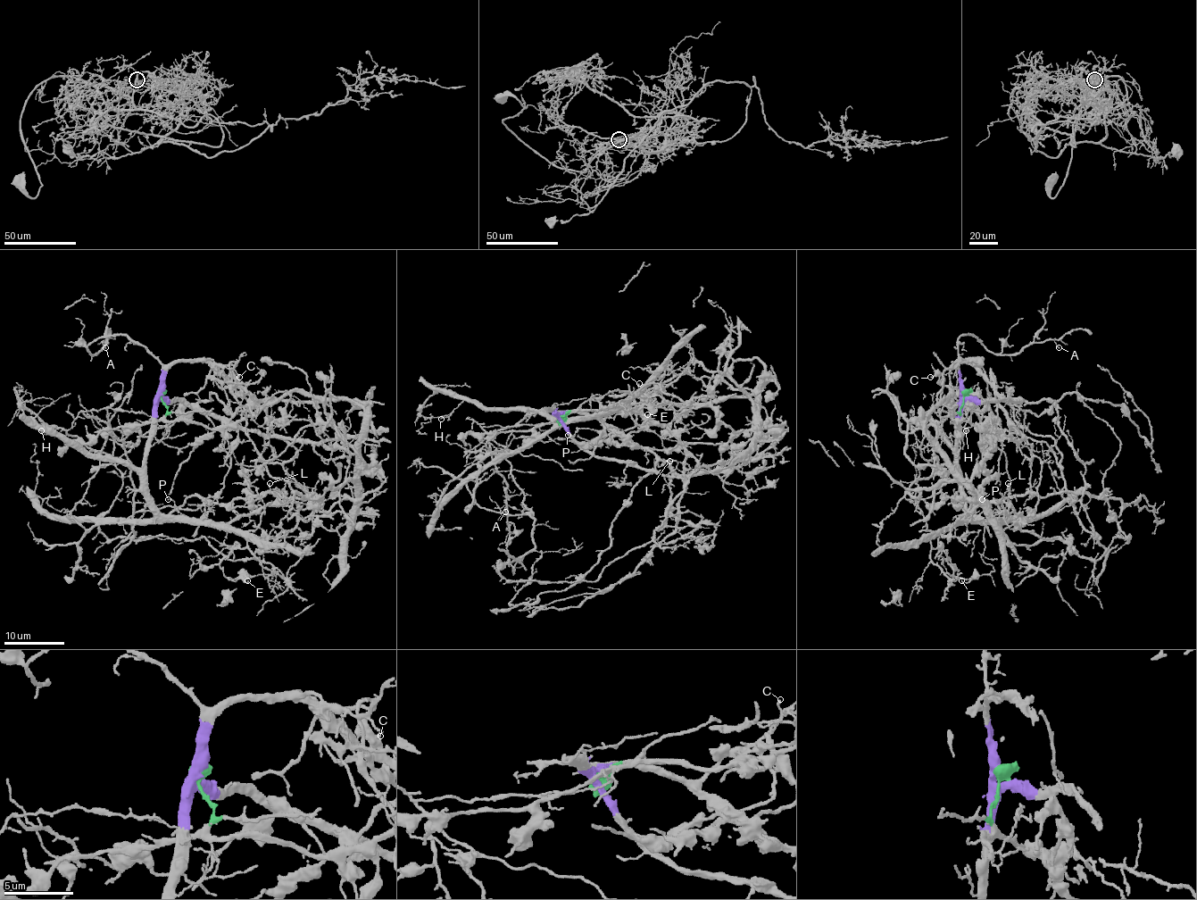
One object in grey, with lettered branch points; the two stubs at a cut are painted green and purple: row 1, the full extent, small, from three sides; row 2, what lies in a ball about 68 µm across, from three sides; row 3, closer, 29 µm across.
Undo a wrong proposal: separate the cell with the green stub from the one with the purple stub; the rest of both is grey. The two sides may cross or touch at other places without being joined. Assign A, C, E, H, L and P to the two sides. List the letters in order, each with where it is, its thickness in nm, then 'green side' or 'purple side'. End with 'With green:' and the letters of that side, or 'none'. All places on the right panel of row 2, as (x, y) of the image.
A: (1059, 347) | 130 nm | purple side
C: (930, 377) | 150 nm | purple side
E: (961, 580) | 140 nm | purple side
H: (966, 430) | 130 nm | purple side
L: (1008, 483) | 130 nm | purple side
P: (982, 499) | 70 nm | purple side
With green: none

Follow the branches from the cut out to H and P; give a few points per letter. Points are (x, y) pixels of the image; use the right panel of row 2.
H: (961, 394), (957, 468), (957, 457), (946, 439), (966, 430)
P: (961, 394), (957, 454), (960, 496), (966, 519), (970, 516), (978, 520), (975, 510), (983, 502), (981, 499)

